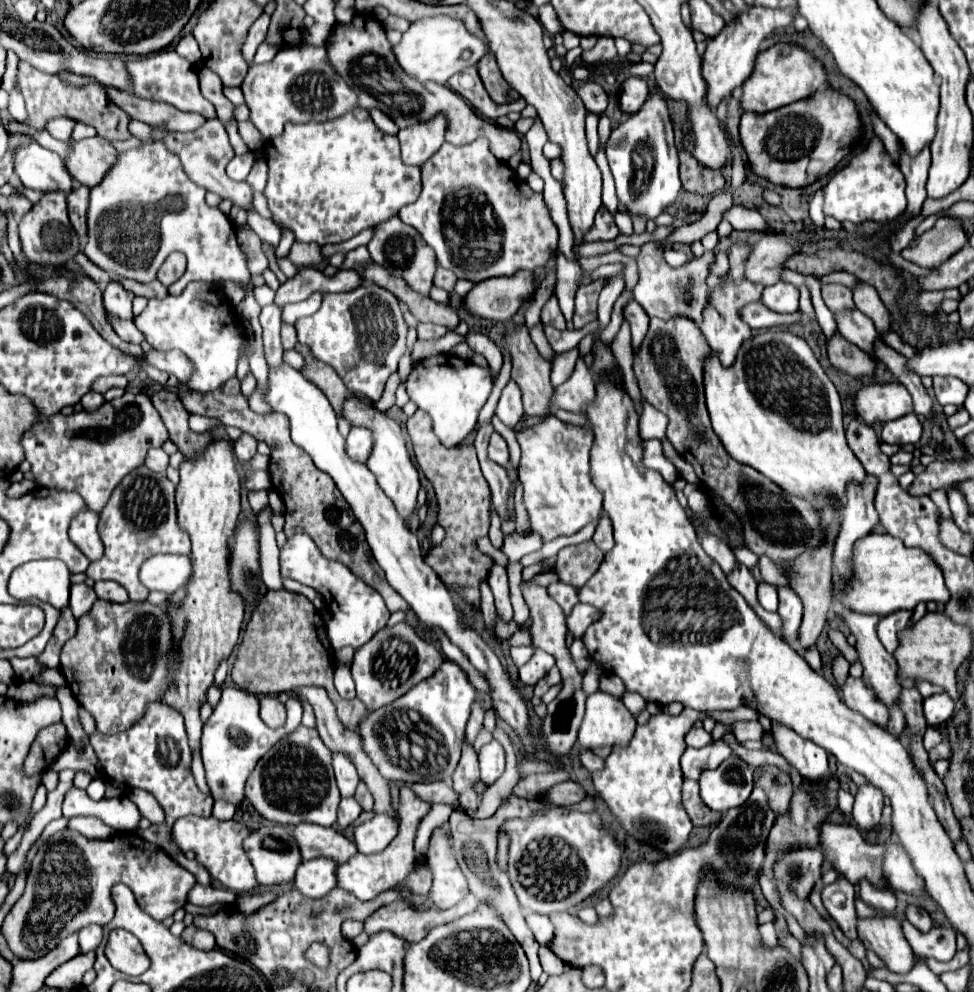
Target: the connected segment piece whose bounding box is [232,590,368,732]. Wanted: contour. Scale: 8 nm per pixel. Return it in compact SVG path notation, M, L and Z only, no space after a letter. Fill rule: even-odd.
M270 590L260 606L254 608L252 620L246 626L238 658L232 668L232 680L252 694L280 694L292 692L298 686L320 686L328 692L340 722L358 732L360 722L368 716L368 710L360 700L342 700L332 684L334 676L334 650L326 636L326 624L316 612L312 602L300 594L288 590Z

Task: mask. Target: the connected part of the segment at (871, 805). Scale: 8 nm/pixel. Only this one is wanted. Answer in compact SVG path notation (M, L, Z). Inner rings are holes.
M868 782L858 786L852 816L860 828L878 826L882 818L882 808L884 808L884 792L880 792L880 788Z

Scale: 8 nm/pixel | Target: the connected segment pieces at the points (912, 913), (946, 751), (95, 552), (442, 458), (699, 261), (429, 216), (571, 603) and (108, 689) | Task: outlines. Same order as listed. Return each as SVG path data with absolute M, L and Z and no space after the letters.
M908 906L908 908L906 908L906 918L908 918L918 930L922 930L922 932L928 932L930 928L934 928L930 914L928 914L926 910L918 908L918 906Z
M944 736L944 738L942 738L942 742L940 742L938 746L934 746L928 754L930 754L930 762L932 762L932 764L934 764L934 762L938 762L938 760L948 760L948 758L950 758L950 754L952 754L950 740Z
M84 510L84 512L78 512L74 518L72 518L72 524L70 524L70 540L90 558L90 560L98 560L104 552L104 546L102 546L102 540L98 536L98 530L96 530L96 524L98 524L98 514L92 512L92 510Z
M462 446L462 448L428 448L424 450L428 460L420 458L420 454L416 456L418 458L418 464L420 468L424 470L426 478L432 482L434 486L434 492L436 492L436 498L438 498L438 522L440 526L446 528L446 538L442 544L438 544L436 548L432 548L426 556L426 564L434 568L434 572L446 582L448 588L456 590L458 594L462 594L470 604L478 606L480 604L480 592L478 592L478 586L480 582L486 578L490 566L494 564L486 554L482 554L476 546L474 546L474 540L478 536L486 536L488 534L488 528L490 528L490 488L488 488L488 482L484 480L482 472L480 472L480 466L478 466L478 458L476 458L476 450L474 446Z
M656 242L642 246L638 256L640 280L634 288L634 300L646 310L646 314L658 316L662 320L672 320L672 316L688 316L688 320L702 324L702 312L710 300L710 290L706 278L710 276L710 266L714 264L714 252L704 252L700 258L690 258L684 266L672 268L666 264L662 250Z
M474 140L468 146L444 144L440 152L422 166L422 192L418 200L400 208L398 216L404 224L414 226L426 244L434 248L442 268L472 282L482 282L492 276L512 276L518 270L534 270L536 266L546 264L558 246L558 230L548 214L542 194L534 194L508 164L500 160L496 164L488 140Z
M554 582L548 590L550 598L556 600L560 604L560 608L564 610L564 616L568 616L568 612L572 612L572 608L580 602L578 600L578 588L574 586L568 586L564 582Z
M96 600L92 610L78 620L76 636L64 644L60 666L74 698L78 698L78 704L94 716L96 730L102 734L116 734L124 728L132 728L132 724L146 712L148 704L162 700L164 692L172 686L172 674L178 660L180 650L174 646L172 618L164 606L132 600L124 604Z

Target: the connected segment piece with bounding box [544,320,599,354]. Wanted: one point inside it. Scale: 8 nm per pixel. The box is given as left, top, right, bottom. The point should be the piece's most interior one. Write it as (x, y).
(563, 341)

